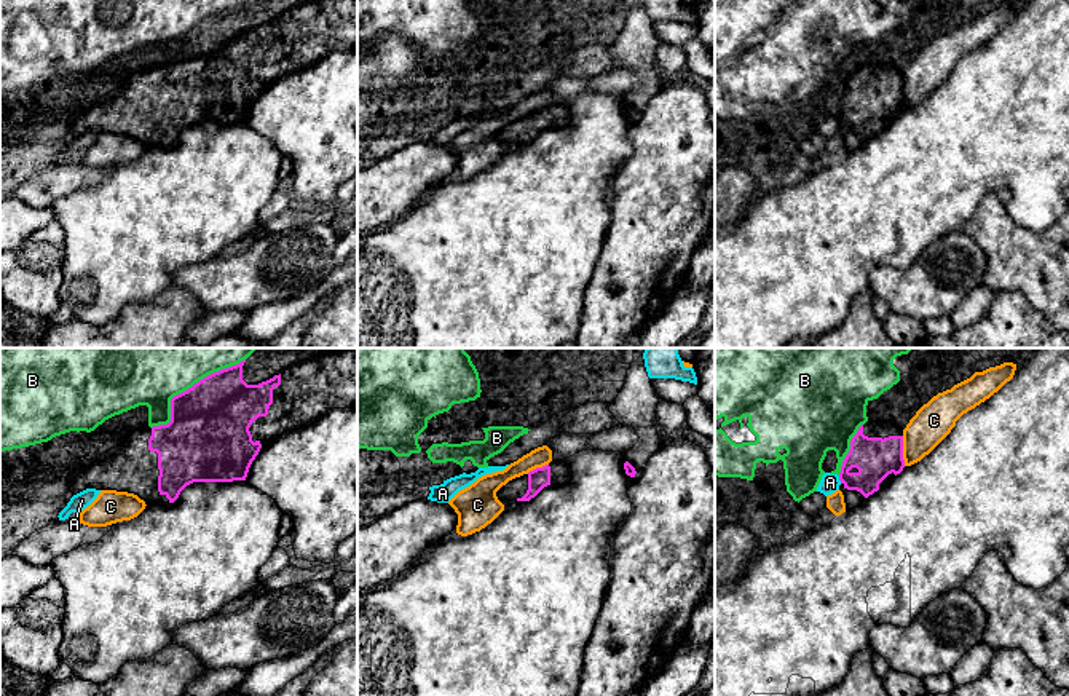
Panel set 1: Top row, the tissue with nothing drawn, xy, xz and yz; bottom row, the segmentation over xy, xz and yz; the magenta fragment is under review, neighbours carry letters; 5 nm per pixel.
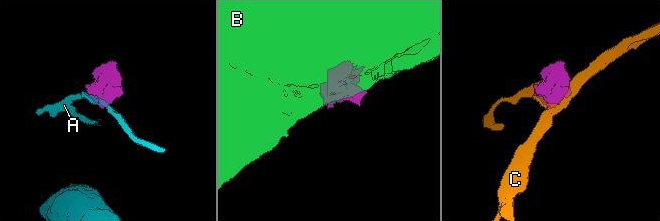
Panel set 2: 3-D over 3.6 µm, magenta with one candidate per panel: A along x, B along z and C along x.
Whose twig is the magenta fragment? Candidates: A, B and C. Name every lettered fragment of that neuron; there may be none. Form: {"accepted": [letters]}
{"accepted": []}

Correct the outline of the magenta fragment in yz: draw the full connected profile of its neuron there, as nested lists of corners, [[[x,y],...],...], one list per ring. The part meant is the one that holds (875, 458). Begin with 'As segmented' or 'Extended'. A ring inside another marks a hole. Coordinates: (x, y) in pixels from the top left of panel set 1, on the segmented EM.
Extended. [[[868,420],[852,437],[839,473],[846,511],[858,508],[903,468],[903,429]]]

